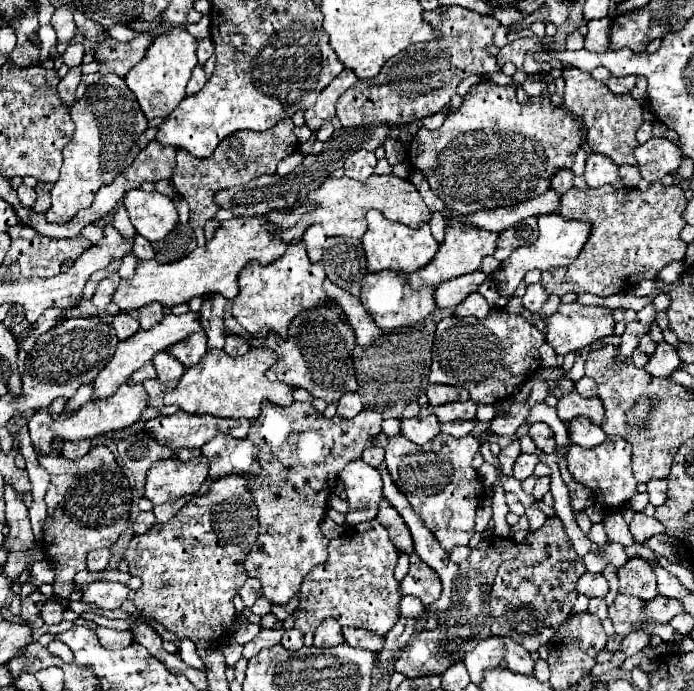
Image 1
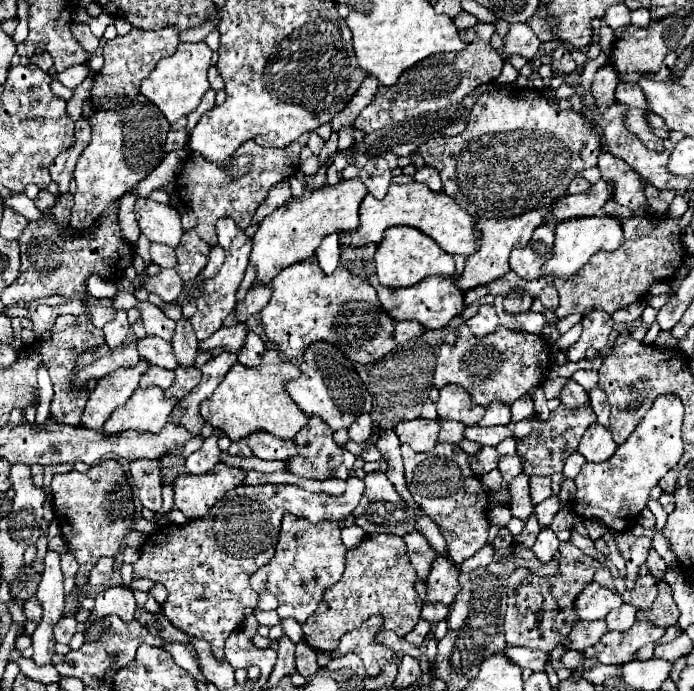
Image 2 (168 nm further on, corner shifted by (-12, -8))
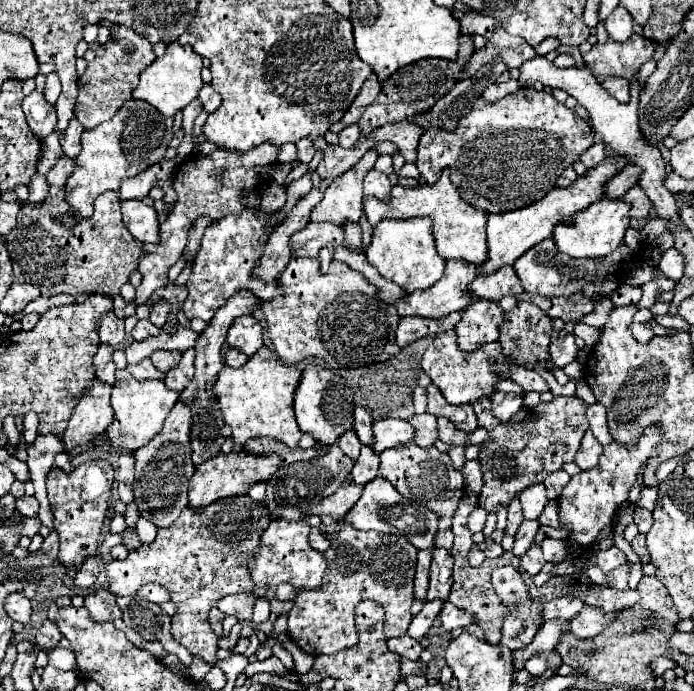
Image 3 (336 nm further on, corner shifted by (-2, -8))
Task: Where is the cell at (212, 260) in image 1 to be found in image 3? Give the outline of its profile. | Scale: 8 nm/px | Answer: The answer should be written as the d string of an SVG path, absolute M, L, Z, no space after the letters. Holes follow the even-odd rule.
M368 150L362 160L342 176L334 178L324 192L324 198L318 206L314 206L310 222L316 220L330 220L338 226L346 222L358 222L362 216L362 176L368 172L376 162L378 152Z

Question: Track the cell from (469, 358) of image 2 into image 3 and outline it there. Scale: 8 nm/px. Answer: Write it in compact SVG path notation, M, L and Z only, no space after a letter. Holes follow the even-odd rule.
M446 330L438 334L428 348L424 350L424 372L432 378L432 384L440 388L444 398L450 404L474 404L480 398L488 398L490 392L494 392L496 382L504 380L500 374L494 372L494 364L508 364L508 366L520 366L510 356L502 352L500 342L482 344L474 352L462 352L456 344L456 332Z

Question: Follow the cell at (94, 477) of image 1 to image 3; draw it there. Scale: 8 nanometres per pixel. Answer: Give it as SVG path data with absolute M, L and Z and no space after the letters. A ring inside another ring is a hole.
M104 460L104 468L96 462L84 462L72 472L62 472L52 468L46 480L48 500L54 512L54 530L60 536L60 554L58 560L68 570L78 570L88 556L94 556L98 550L102 528L108 520L108 510L112 502L112 482L114 468Z

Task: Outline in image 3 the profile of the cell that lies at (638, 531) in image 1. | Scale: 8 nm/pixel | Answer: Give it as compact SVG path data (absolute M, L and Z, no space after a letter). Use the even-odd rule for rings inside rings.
M630 562L618 566L616 570L612 570L608 574L608 582L612 584L612 588L616 590L626 590L628 588L628 574L630 574Z

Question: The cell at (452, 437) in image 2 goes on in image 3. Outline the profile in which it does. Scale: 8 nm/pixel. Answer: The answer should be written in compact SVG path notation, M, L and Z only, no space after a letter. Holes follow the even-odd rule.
M416 414L410 418L410 424L416 428L414 442L422 448L432 448L434 442L438 440L438 426L436 426L436 416L432 414Z

